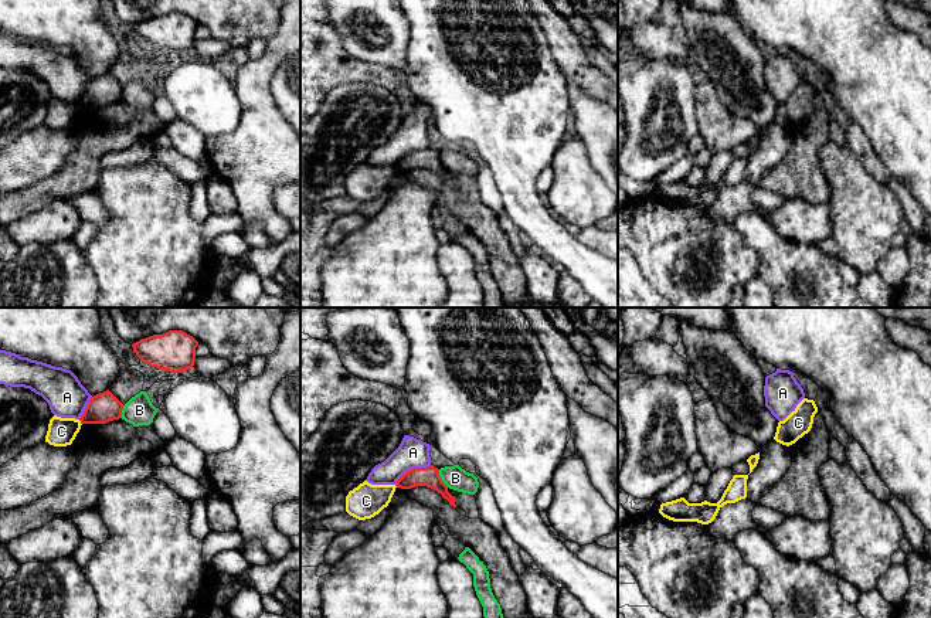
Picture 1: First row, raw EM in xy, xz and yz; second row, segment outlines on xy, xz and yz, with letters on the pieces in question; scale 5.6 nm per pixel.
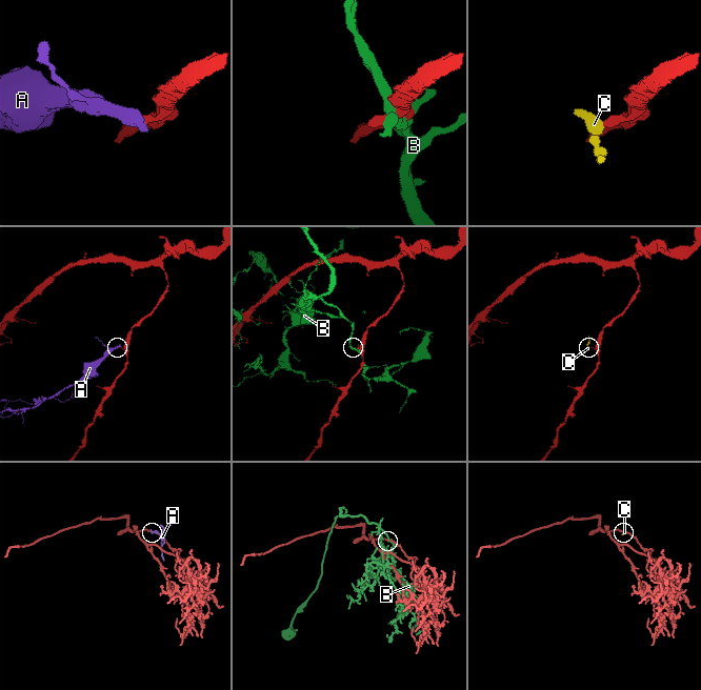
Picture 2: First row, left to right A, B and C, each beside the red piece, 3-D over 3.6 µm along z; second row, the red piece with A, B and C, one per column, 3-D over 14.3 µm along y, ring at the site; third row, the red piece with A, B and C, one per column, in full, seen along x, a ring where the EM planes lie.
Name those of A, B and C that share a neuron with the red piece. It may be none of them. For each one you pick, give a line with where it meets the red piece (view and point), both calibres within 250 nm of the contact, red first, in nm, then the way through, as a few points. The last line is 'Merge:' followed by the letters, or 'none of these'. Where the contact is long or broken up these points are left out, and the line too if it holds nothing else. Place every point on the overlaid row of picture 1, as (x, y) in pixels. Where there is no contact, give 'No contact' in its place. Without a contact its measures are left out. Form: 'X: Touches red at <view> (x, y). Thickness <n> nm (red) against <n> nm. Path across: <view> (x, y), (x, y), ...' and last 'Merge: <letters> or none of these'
Merge: none of these

